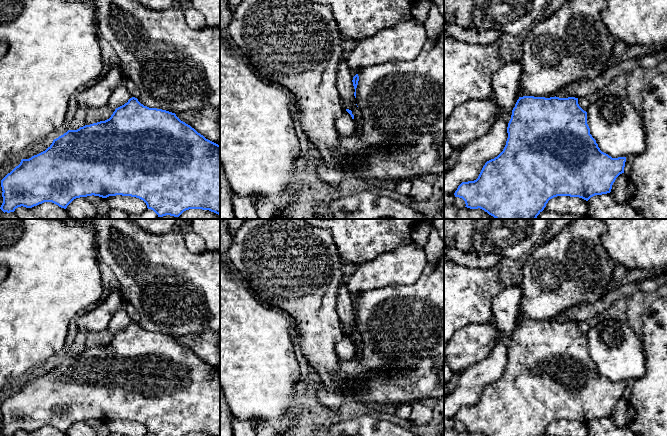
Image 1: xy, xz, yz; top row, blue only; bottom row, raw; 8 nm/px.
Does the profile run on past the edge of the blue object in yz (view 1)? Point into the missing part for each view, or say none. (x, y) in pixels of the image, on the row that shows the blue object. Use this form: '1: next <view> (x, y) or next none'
1: next none

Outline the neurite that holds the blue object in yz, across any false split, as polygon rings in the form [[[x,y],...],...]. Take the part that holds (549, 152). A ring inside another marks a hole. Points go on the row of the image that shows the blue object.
[[[523,96],[519,97],[515,107],[512,110],[511,119],[507,127],[508,138],[503,151],[494,159],[485,163],[478,178],[474,181],[462,182],[455,191],[455,197],[462,198],[465,201],[467,208],[482,209],[495,219],[536,219],[537,216],[544,210],[548,201],[557,196],[579,197],[588,201],[595,195],[602,195],[611,192],[612,185],[616,178],[624,173],[626,157],[612,158],[608,154],[602,152],[596,143],[596,140],[590,134],[590,128],[587,124],[587,112],[584,111],[578,104],[578,98],[568,97],[534,97]]]

